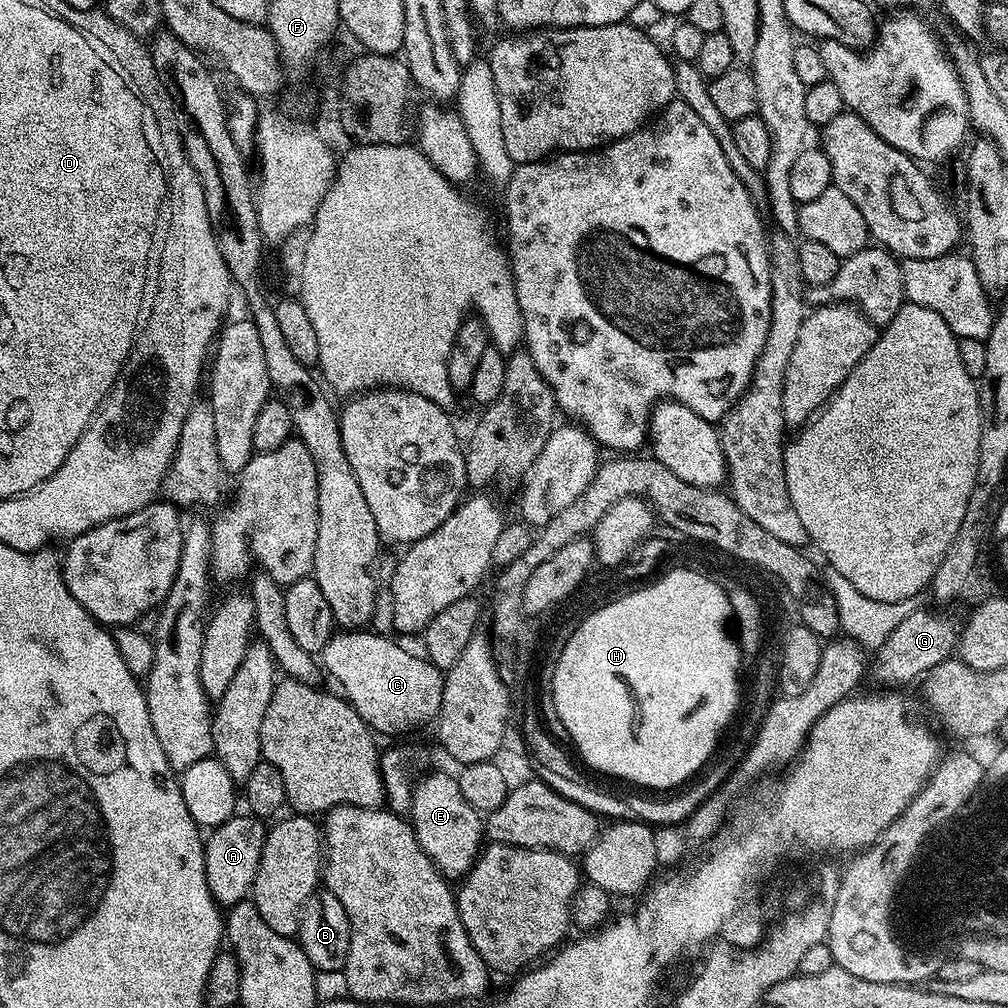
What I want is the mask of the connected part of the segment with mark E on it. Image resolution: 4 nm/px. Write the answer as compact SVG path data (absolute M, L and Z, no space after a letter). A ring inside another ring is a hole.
M432 772L424 781L422 780L412 789L412 806L410 809L412 832L418 838L422 850L431 858L432 863L435 864L440 873L448 878L453 878L452 876L462 878L471 870L473 862L482 851L480 839L483 841L486 833L482 823L481 813L475 812L464 801L459 779L455 775L447 776L444 772Z

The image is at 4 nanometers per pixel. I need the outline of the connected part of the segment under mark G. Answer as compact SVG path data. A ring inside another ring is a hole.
M916 606L913 613L891 631L880 648L875 649L870 672L876 675L878 683L884 684L880 686L900 686L896 684L908 684L916 679L919 681L934 666L949 659L957 644L957 625L952 625L946 617L936 612L927 612L922 606Z

